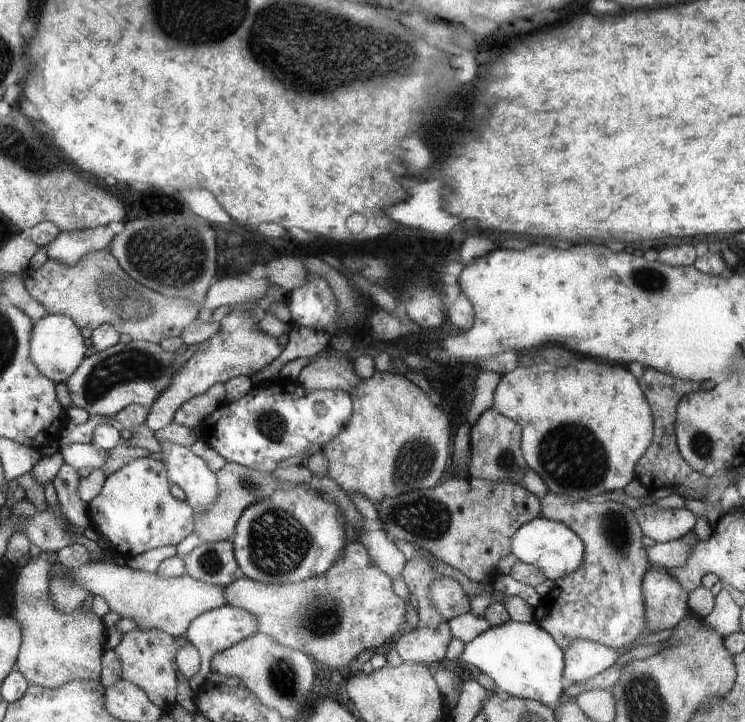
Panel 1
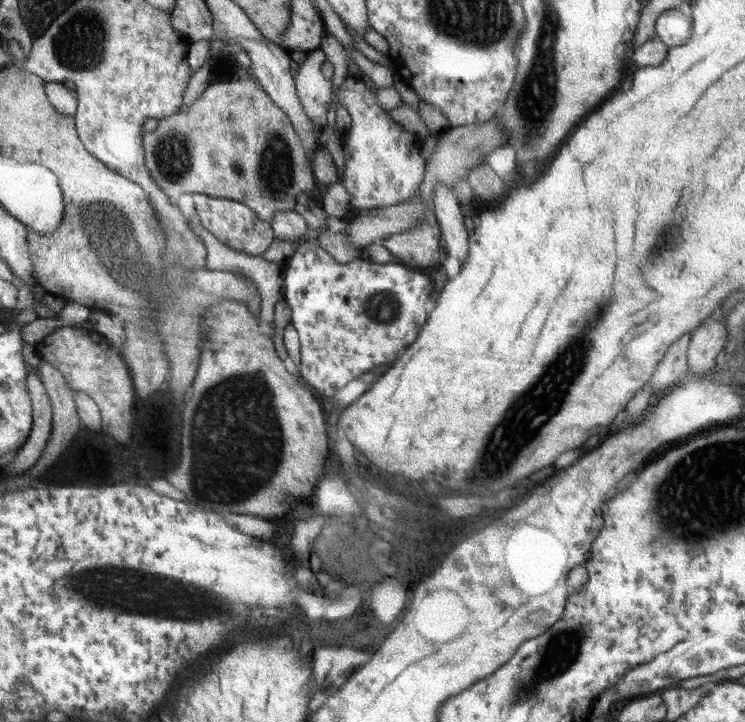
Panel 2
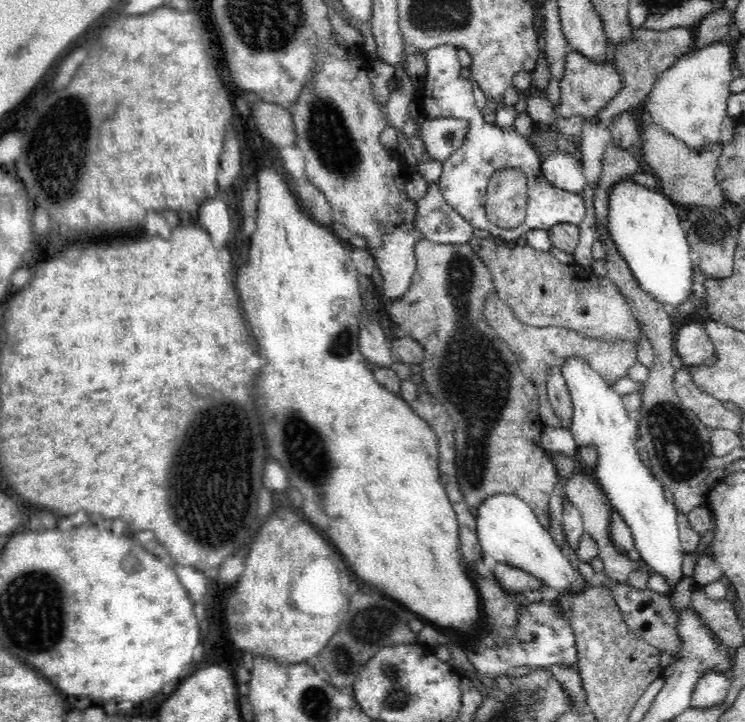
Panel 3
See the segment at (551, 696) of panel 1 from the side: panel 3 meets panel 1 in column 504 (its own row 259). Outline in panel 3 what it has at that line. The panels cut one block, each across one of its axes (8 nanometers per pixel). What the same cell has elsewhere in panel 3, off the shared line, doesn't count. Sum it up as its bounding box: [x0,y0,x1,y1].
[608,174,696,314]

